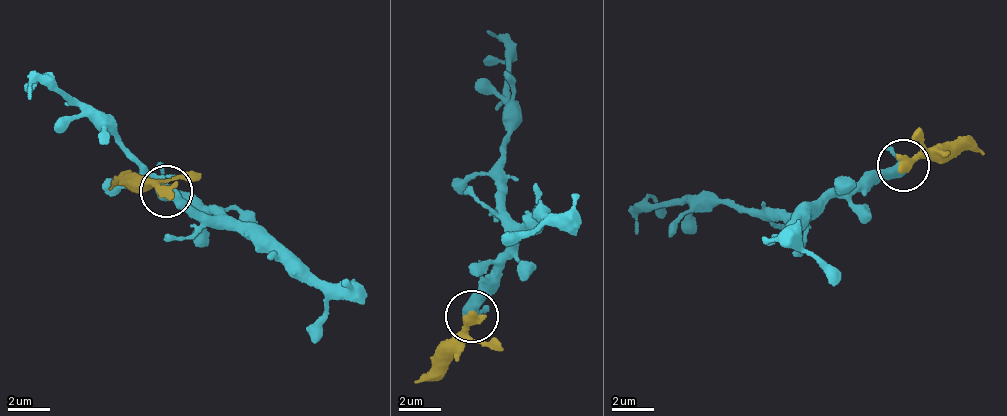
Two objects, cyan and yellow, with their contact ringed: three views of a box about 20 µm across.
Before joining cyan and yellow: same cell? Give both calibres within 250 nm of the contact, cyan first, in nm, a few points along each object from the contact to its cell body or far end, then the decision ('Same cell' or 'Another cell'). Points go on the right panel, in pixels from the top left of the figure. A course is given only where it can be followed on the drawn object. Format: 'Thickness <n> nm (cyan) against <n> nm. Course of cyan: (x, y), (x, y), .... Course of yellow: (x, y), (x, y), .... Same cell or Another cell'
Thickness 400 nm (cyan) against 480 nm. Course of cyan: (901, 166), (864, 179), (816, 210), (763, 217), (719, 202), (692, 209), (685, 201), (637, 214), (636, 236). Course of yellow: (901, 166), (926, 155), (946, 163), (967, 150), (983, 156). Same cell

